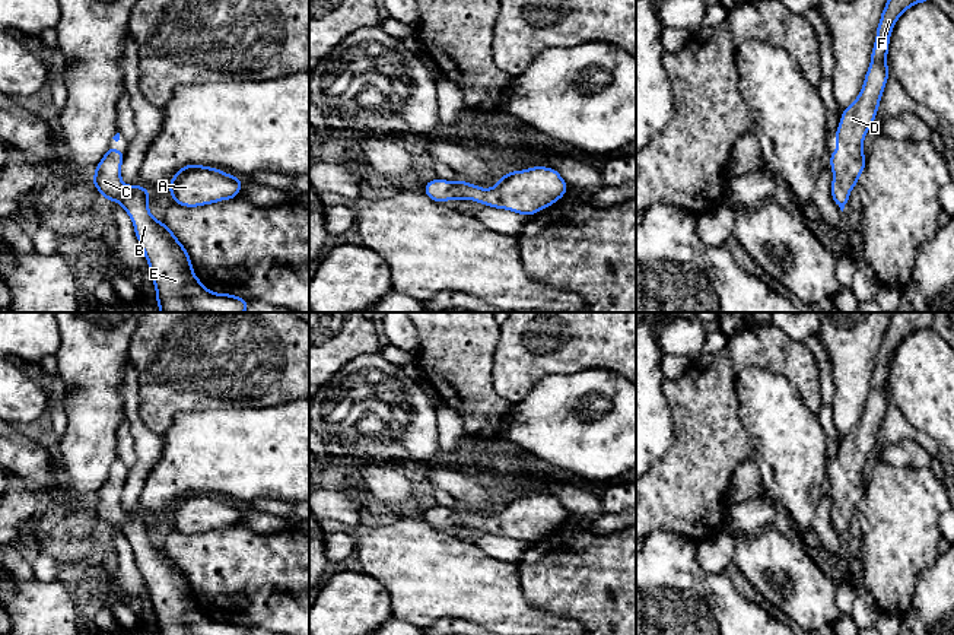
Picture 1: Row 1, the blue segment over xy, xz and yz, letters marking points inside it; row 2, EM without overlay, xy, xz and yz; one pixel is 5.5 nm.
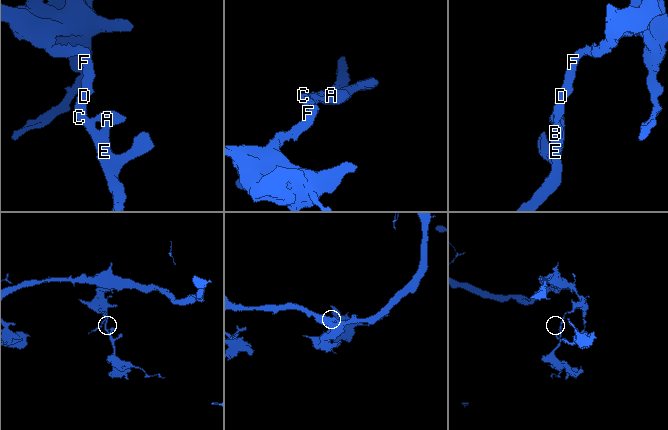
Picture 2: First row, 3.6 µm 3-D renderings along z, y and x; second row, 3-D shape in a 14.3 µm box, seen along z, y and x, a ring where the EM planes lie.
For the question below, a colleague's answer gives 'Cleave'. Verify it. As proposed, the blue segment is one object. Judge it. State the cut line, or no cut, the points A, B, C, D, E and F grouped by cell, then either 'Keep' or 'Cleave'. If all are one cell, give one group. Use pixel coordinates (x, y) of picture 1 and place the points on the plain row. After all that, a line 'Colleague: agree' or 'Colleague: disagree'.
No split. Groups: A B C D E F. Keep
Colleague: disagree

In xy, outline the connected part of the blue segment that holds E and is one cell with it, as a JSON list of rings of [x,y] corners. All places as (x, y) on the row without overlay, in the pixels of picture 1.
[[[111,473],[98,490],[92,511],[105,527],[120,530],[128,540],[150,596],[159,635],[247,635],[245,625],[210,619],[198,607],[185,574],[150,542],[150,517],[121,508],[124,482]]]

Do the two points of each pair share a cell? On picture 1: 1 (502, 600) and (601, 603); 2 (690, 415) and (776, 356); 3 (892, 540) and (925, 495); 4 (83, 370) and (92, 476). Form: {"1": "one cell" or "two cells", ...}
{"1": "two cells", "2": "one cell", "3": "one cell", "4": "one cell"}

